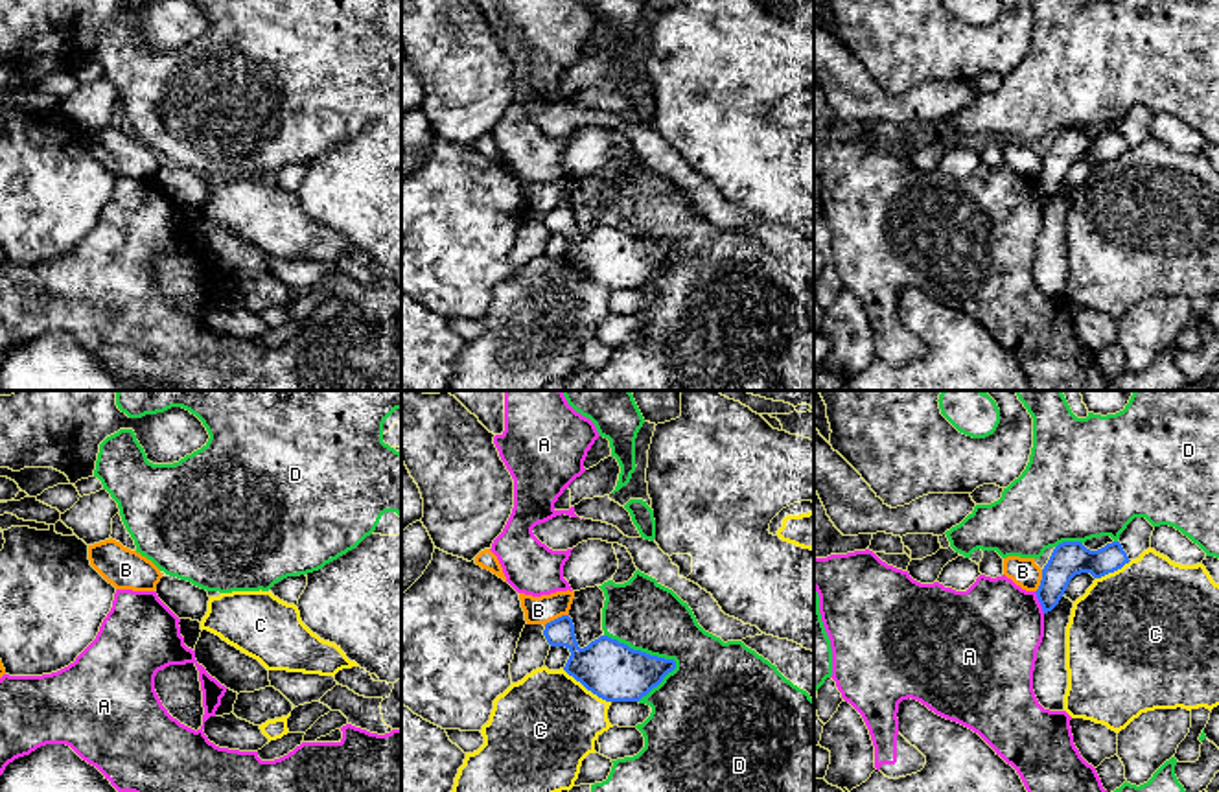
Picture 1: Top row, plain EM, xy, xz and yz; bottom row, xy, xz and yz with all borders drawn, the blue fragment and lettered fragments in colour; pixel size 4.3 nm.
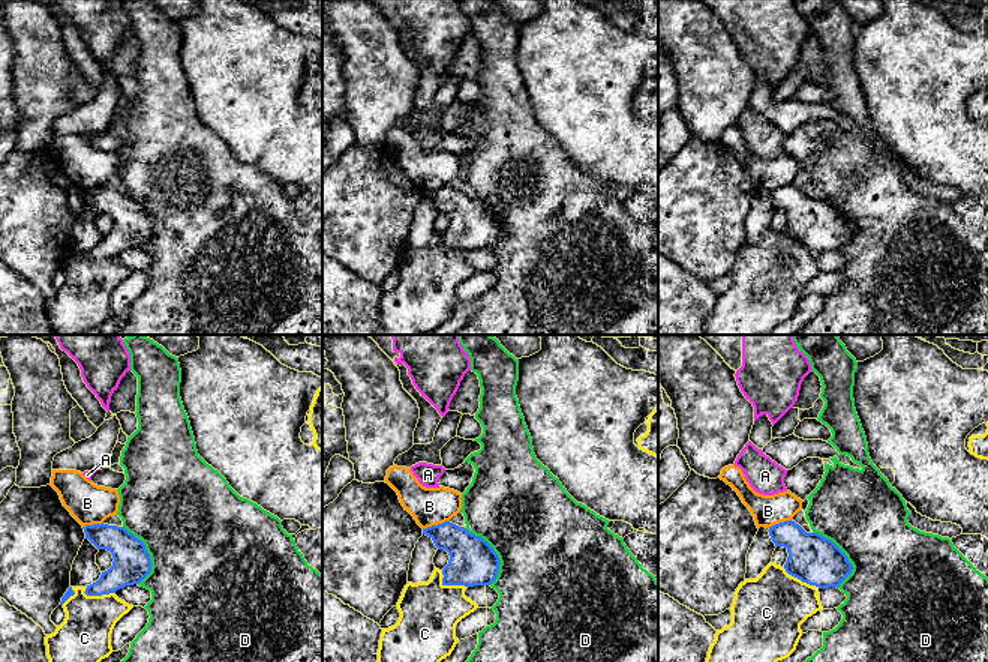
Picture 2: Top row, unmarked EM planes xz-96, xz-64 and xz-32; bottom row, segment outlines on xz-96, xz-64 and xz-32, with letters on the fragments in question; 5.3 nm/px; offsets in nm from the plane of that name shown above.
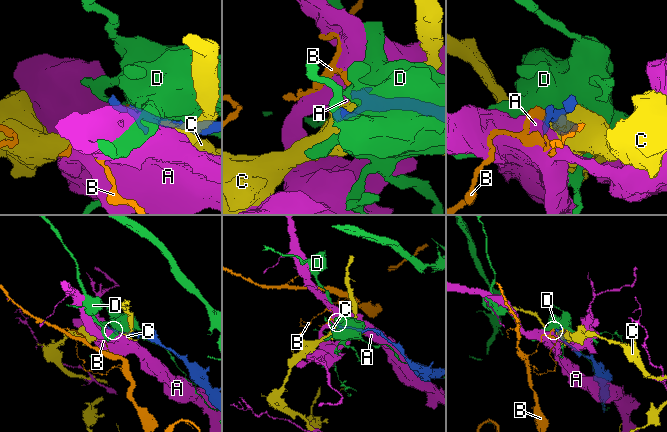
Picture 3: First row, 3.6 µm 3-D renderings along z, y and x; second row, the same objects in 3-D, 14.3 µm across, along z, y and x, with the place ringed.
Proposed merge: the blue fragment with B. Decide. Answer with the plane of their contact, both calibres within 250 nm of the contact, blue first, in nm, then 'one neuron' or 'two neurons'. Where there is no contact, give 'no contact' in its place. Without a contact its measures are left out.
meets blue in xz; 160 nm thick on the blue side, 130 nm on the other; two neurons

